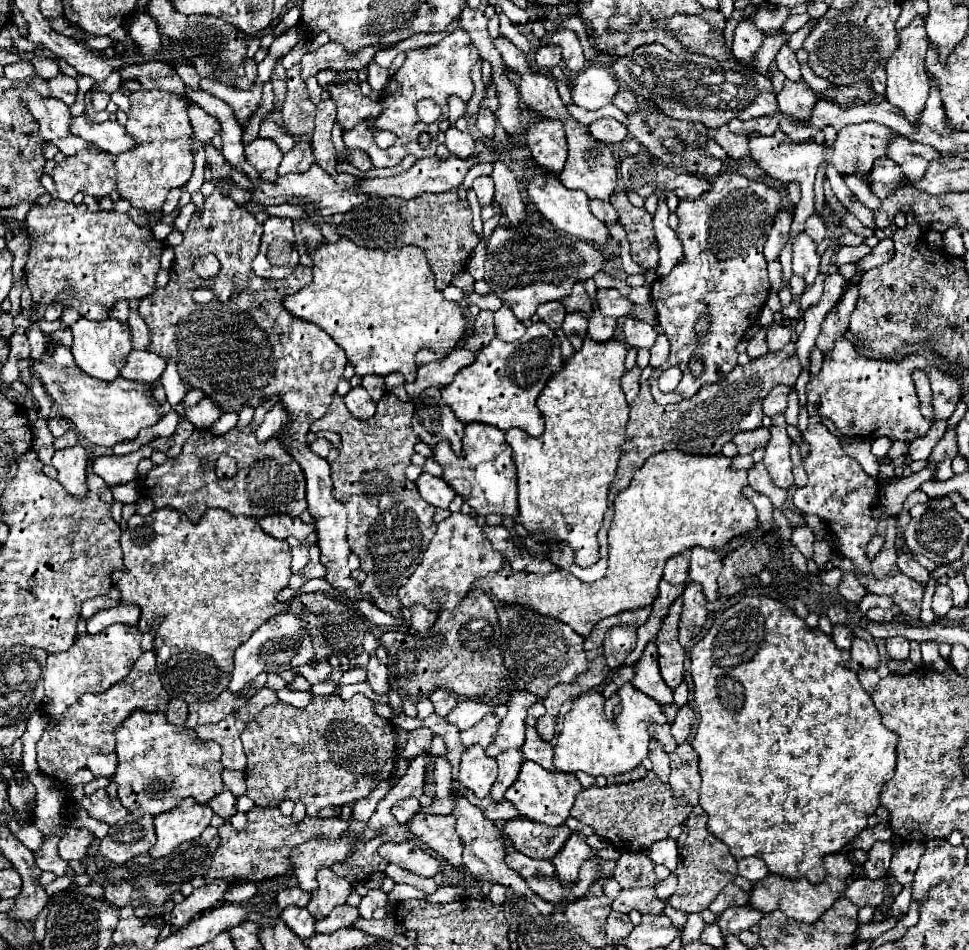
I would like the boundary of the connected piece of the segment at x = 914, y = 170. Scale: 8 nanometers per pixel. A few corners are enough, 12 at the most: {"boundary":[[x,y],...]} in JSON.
{"boundary":[[894,136],[888,158],[906,178],[924,178],[930,162],[940,160],[932,146]]}

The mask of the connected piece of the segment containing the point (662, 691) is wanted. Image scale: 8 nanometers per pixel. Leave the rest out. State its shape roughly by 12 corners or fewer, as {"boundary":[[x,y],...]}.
{"boundary":[[648,642],[634,666],[632,684],[660,704],[672,702],[662,682],[658,650]]}

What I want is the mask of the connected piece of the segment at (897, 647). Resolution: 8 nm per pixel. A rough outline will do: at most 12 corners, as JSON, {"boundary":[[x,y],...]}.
{"boundary":[[902,636],[886,638],[890,658],[908,658],[908,640]]}

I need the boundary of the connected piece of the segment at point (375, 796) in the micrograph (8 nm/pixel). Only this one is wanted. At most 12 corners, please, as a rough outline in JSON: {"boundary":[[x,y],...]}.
{"boundary":[[392,780],[380,782],[368,796],[358,798],[352,820],[370,820],[378,802],[394,786]]}

